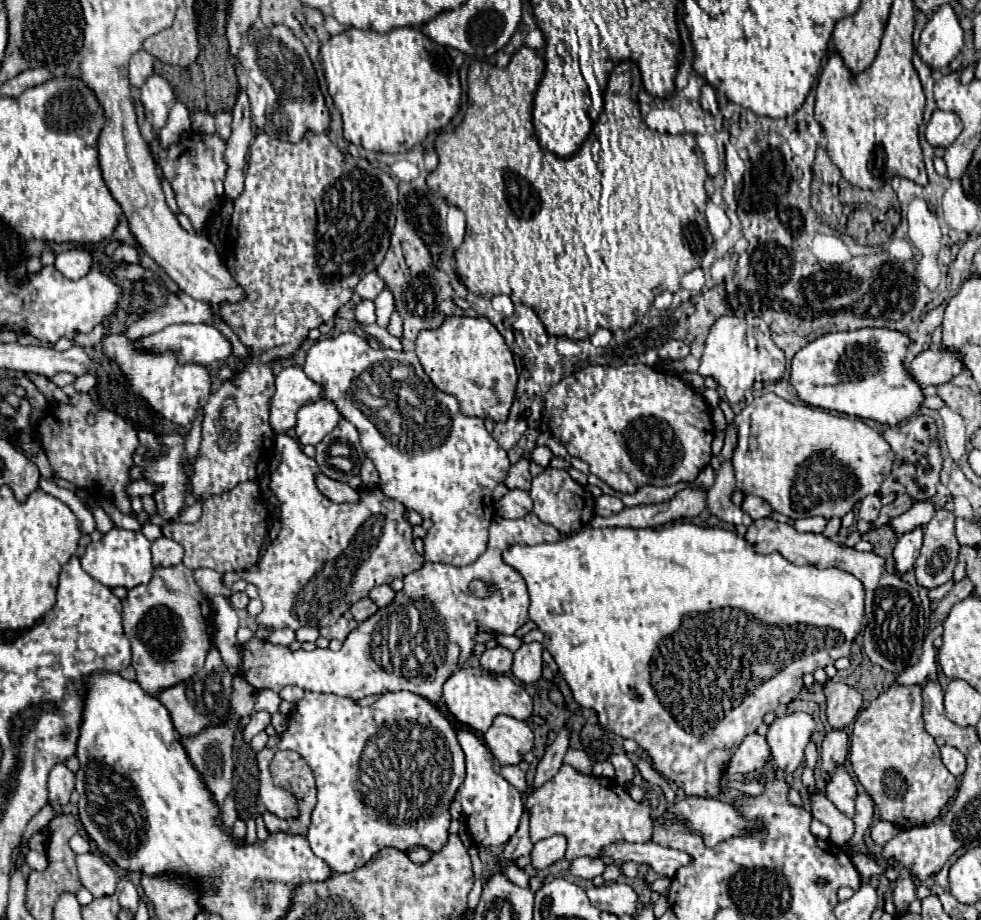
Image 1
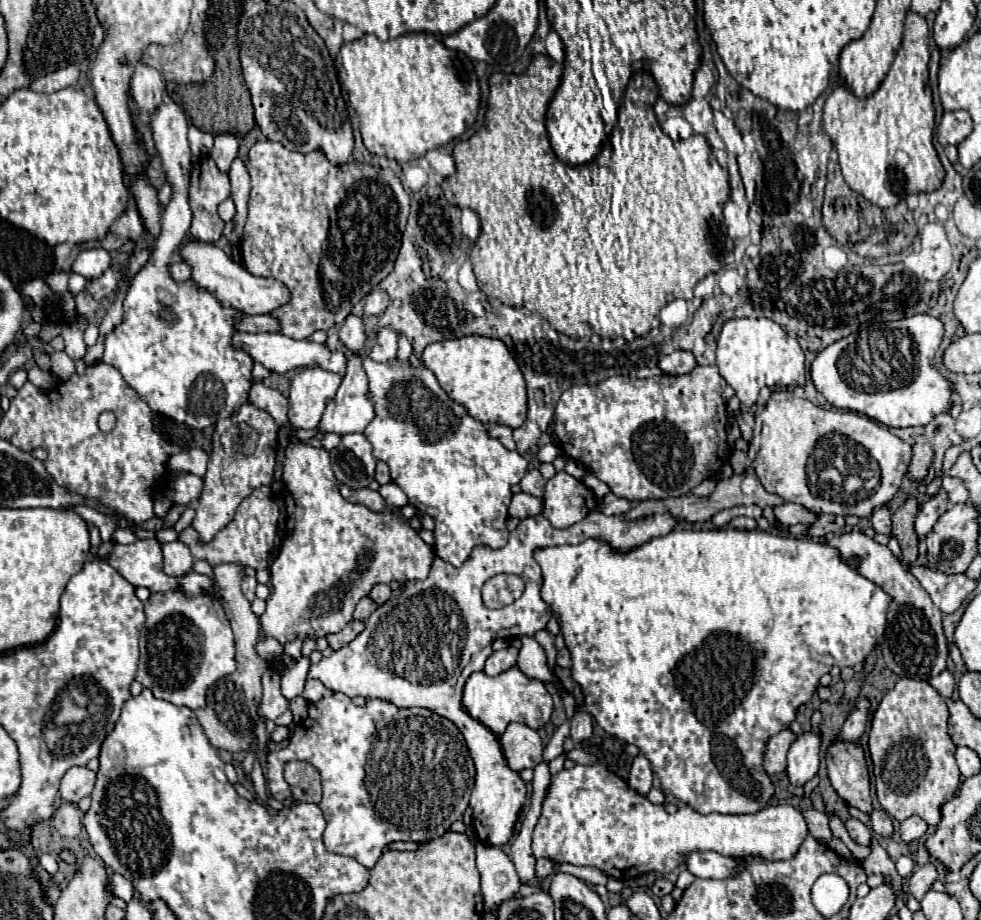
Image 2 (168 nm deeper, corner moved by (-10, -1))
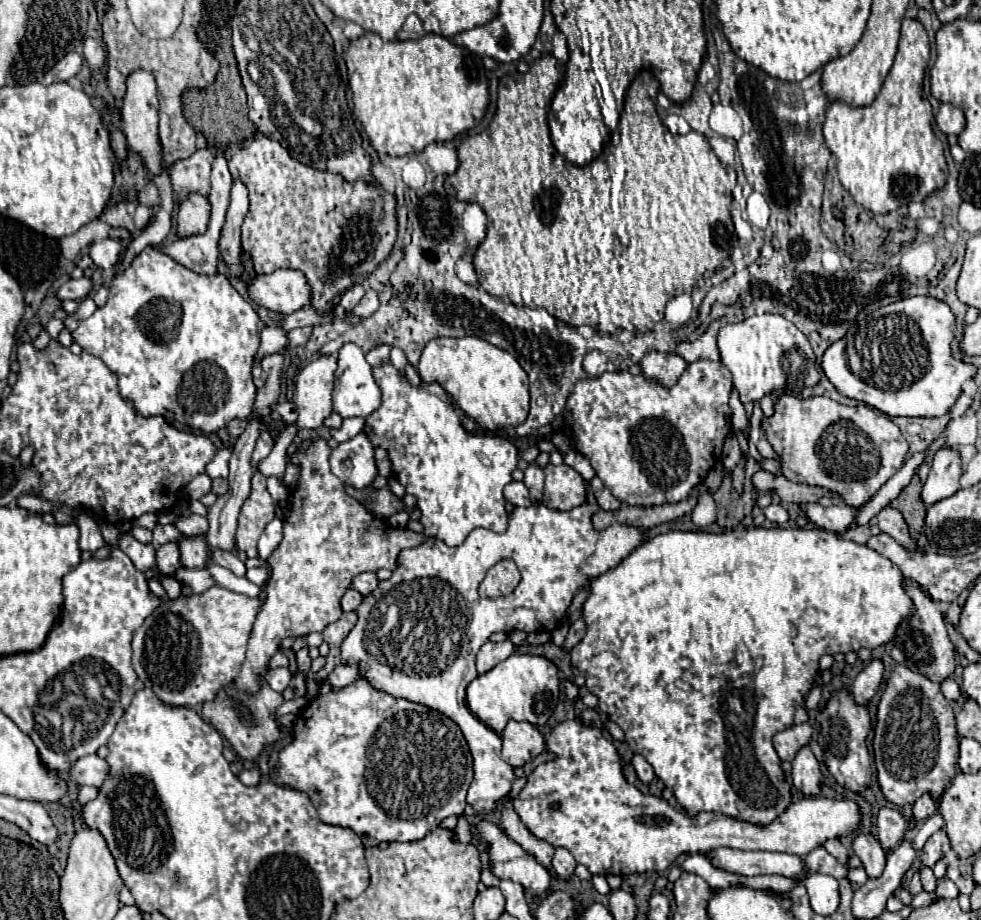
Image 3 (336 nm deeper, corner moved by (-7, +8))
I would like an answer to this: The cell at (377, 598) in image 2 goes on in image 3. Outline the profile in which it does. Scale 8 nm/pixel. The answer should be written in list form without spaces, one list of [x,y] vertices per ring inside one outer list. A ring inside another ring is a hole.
[[[363,572],[363,574],[359,574],[359,576],[355,576],[355,582],[353,582],[353,588],[357,590],[357,592],[361,592],[363,596],[367,596],[367,594],[371,594],[375,588],[377,588],[377,574],[375,572]]]

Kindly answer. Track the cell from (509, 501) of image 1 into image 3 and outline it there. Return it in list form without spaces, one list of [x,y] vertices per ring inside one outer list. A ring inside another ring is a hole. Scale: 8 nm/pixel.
[[[509,482],[503,490],[507,502],[511,502],[513,506],[531,506],[529,500],[529,490],[525,488],[523,482]]]

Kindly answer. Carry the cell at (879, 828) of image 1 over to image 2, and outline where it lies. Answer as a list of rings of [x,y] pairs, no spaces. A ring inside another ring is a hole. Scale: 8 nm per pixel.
[[[912,815],[912,817],[908,817],[906,821],[900,823],[900,835],[906,843],[910,843],[914,839],[920,839],[926,833],[926,829],[928,829],[926,821],[920,819],[918,815]]]

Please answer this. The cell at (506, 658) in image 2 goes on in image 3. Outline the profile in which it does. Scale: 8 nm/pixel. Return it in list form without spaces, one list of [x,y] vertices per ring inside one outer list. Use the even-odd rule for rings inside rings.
[[[511,640],[483,644],[479,654],[477,654],[477,672],[483,674],[483,672],[491,670],[495,664],[499,664],[505,658],[509,658],[513,654],[513,650],[515,650],[515,644]]]

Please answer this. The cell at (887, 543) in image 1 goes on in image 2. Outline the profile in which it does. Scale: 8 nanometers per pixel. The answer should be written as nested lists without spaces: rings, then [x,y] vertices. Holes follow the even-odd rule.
[[[908,497],[900,509],[892,515],[892,537],[896,537],[900,541],[900,549],[902,549],[902,559],[904,565],[912,565],[918,559],[918,535],[914,531],[914,519],[918,513],[918,501],[916,497]]]

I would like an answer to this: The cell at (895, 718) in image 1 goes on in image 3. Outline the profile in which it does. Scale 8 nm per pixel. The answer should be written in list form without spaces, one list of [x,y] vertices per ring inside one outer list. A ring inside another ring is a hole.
[[[903,664],[895,666],[877,706],[873,754],[879,786],[887,802],[907,806],[923,794],[931,794],[933,800],[939,800],[957,774],[959,740],[953,708],[941,694],[937,682],[923,678]]]

